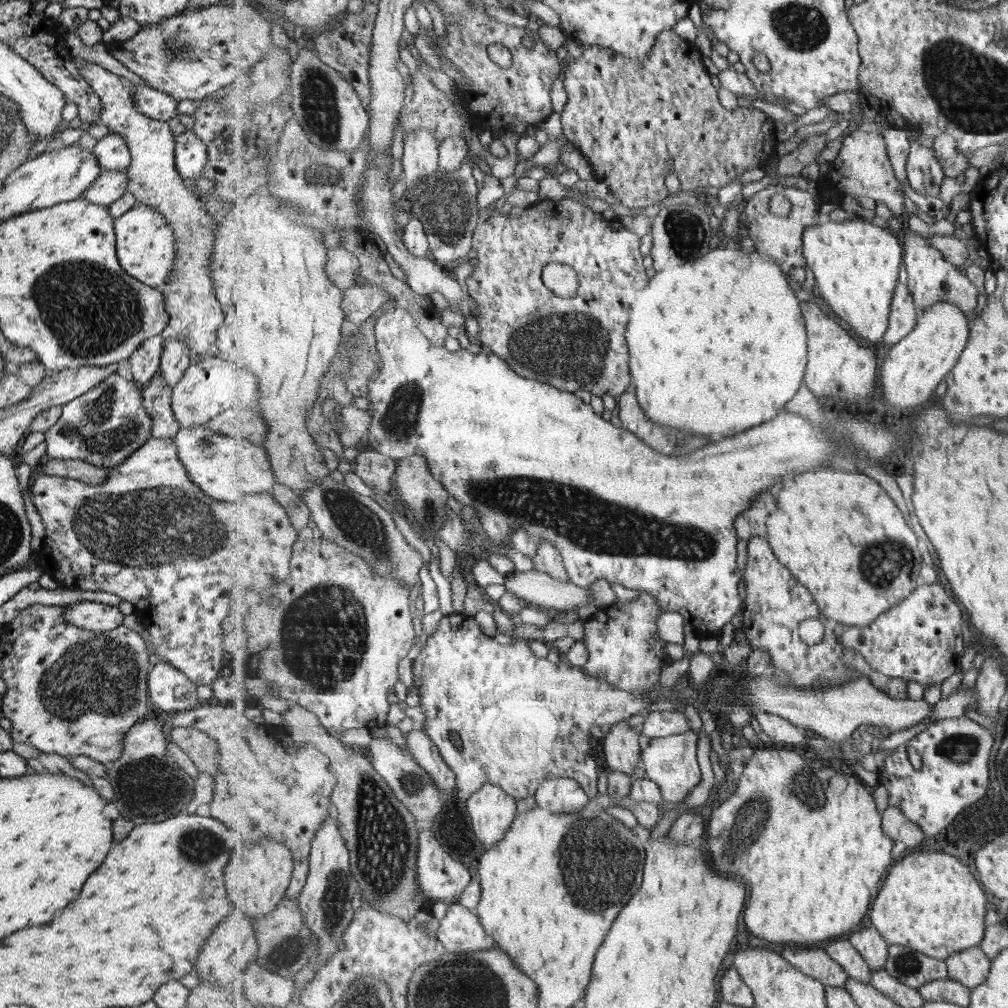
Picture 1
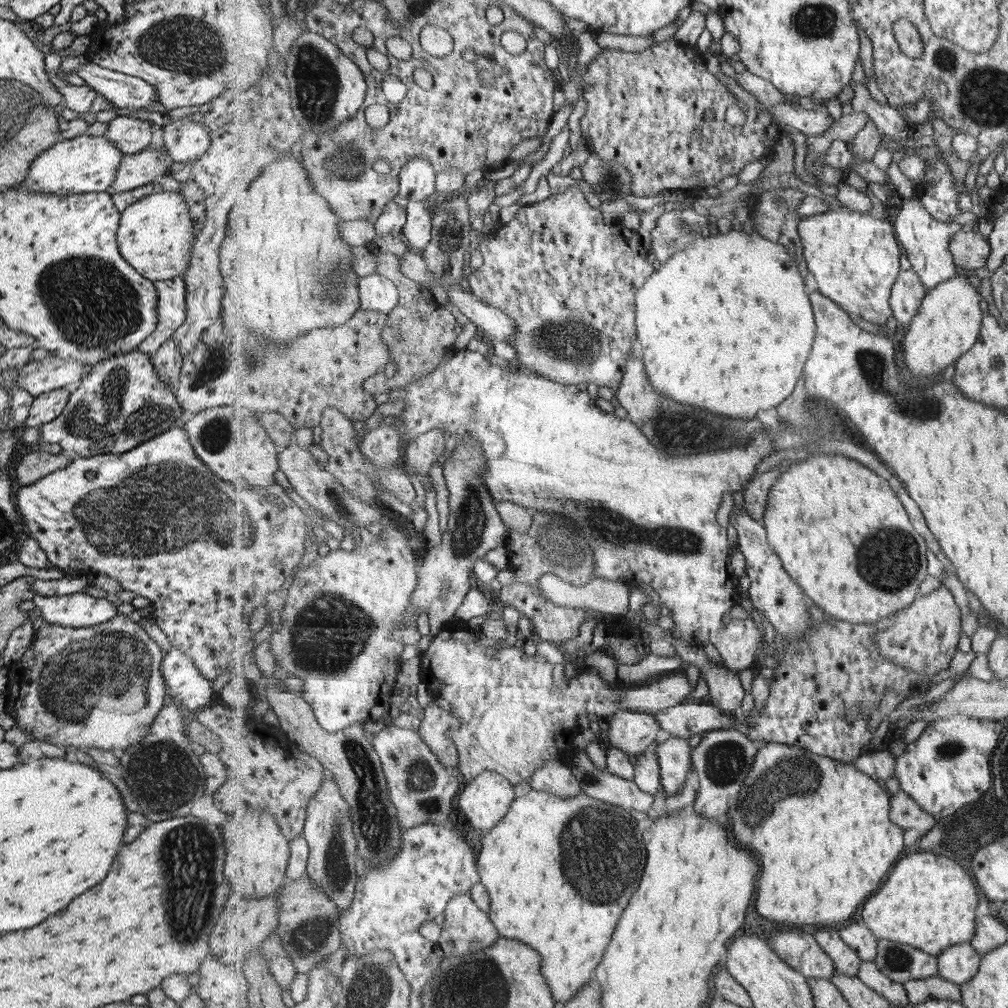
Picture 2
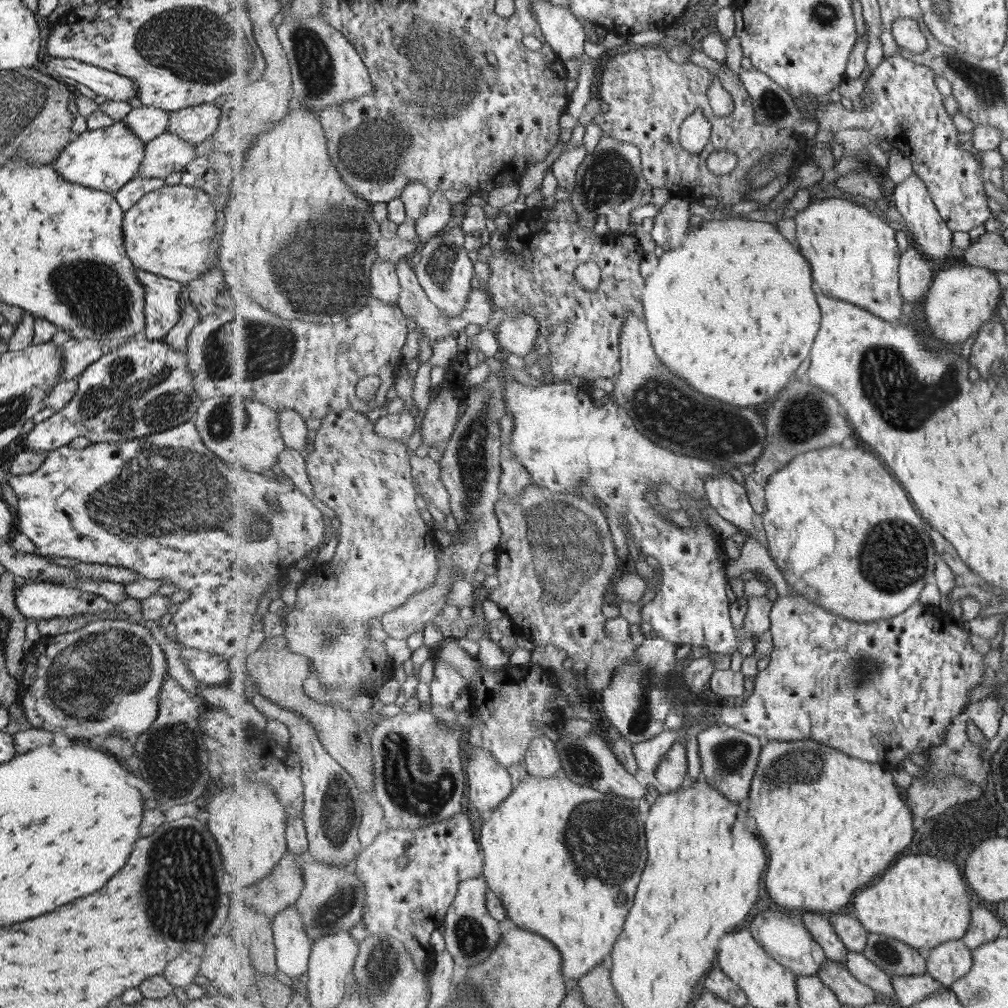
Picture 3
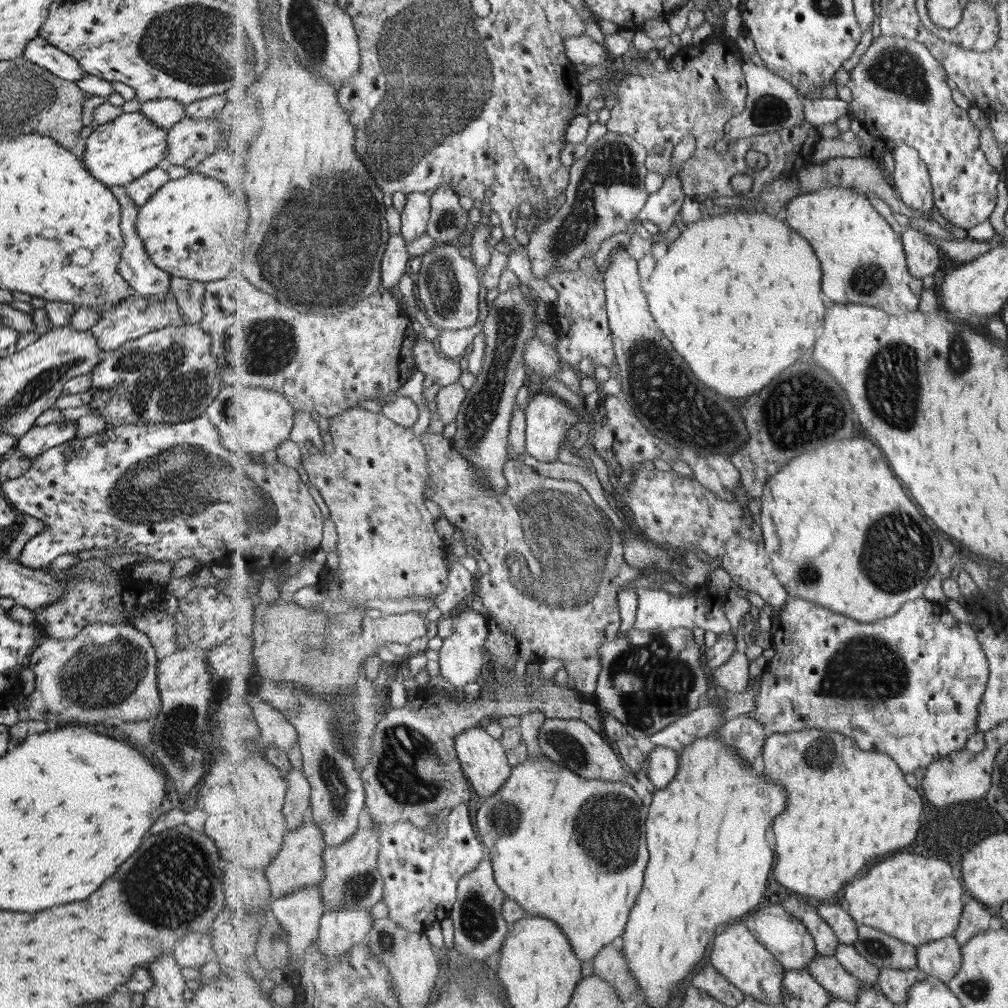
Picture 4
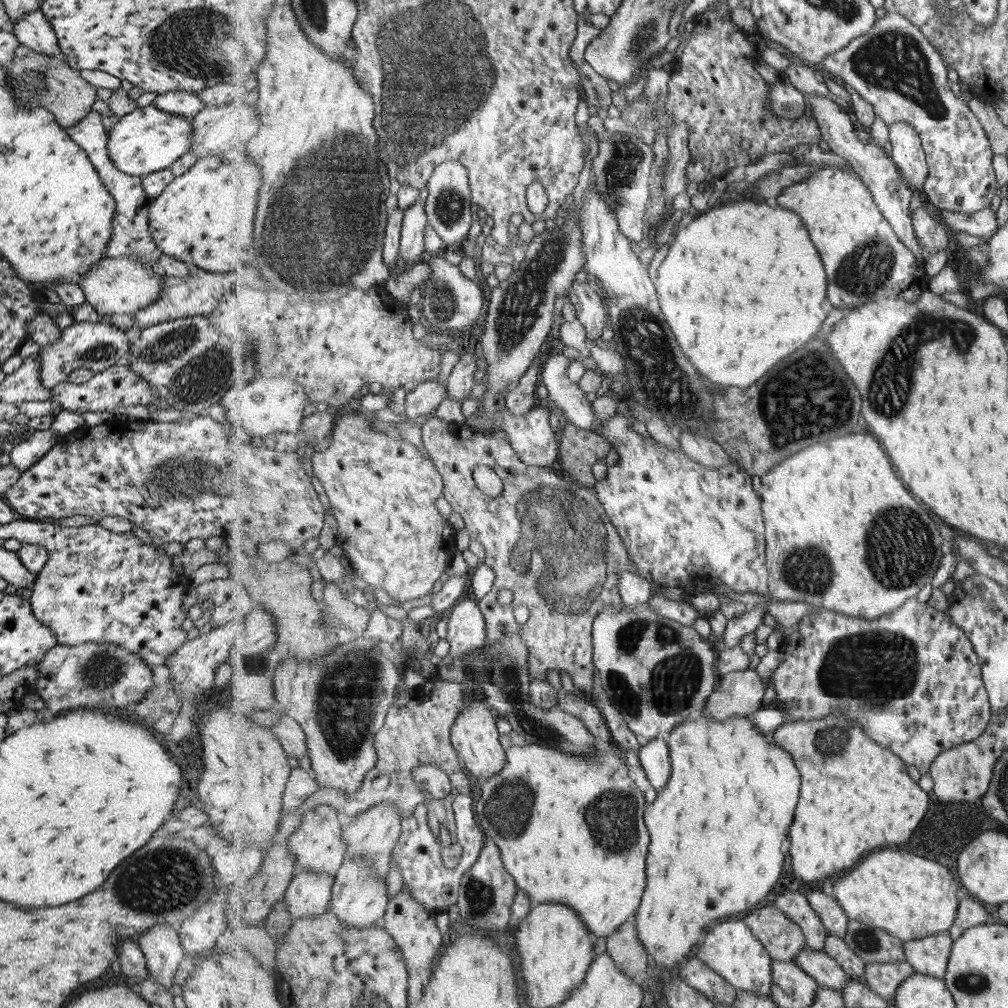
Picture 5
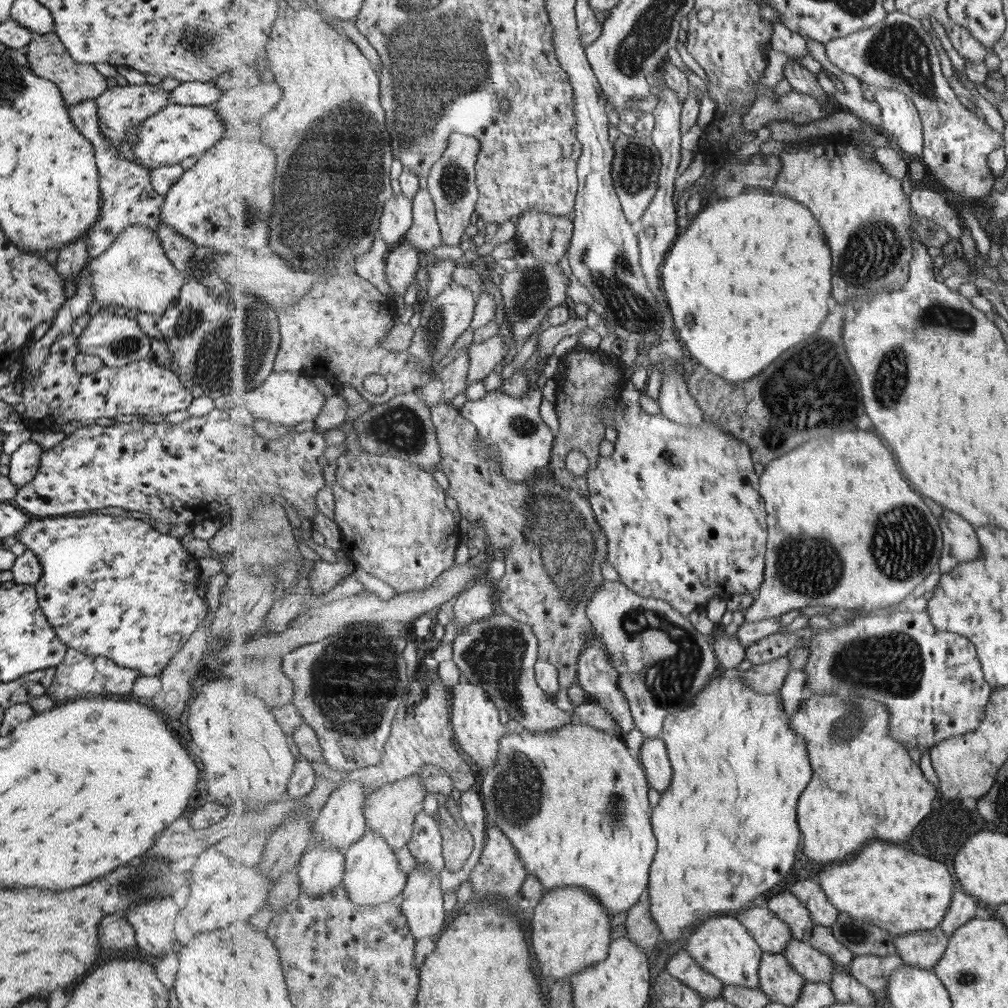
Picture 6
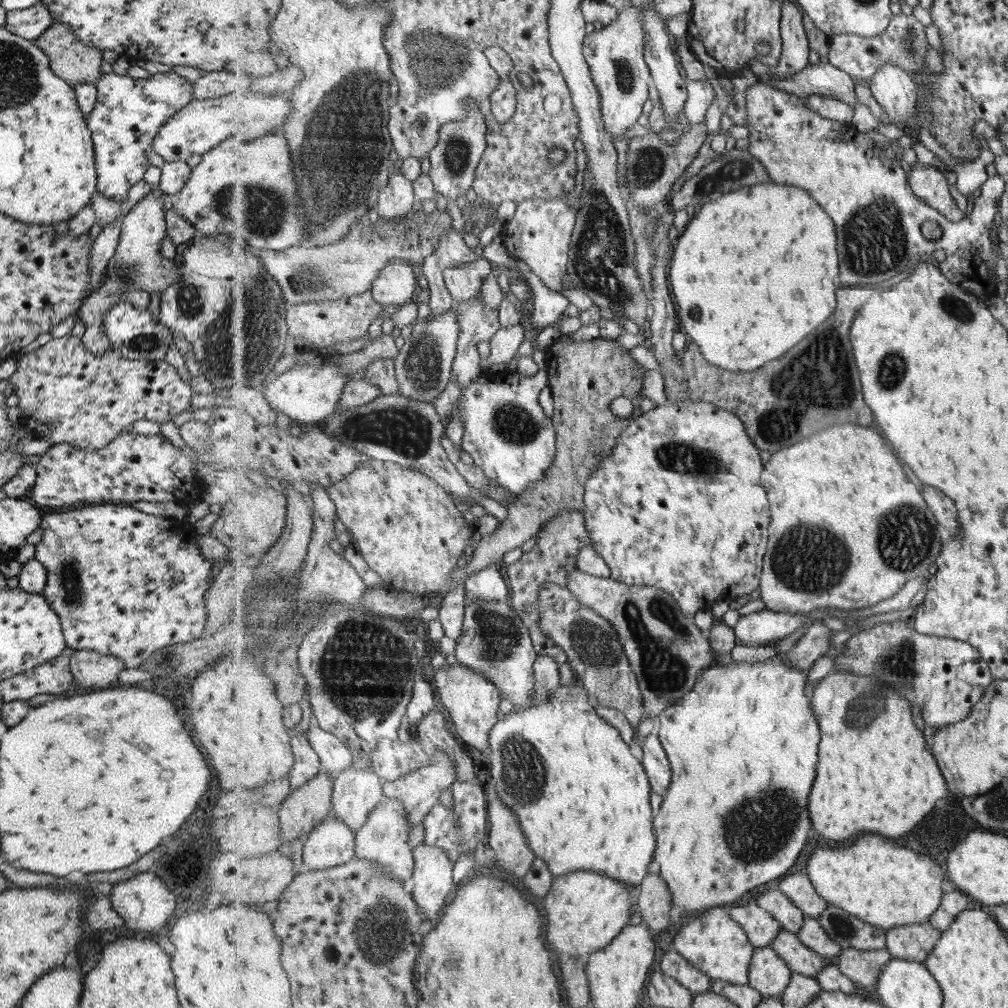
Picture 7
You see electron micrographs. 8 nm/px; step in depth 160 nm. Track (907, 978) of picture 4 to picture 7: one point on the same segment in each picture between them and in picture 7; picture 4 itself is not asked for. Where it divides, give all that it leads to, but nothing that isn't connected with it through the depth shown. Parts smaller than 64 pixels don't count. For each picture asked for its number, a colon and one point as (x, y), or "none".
5: (885, 978)
6: (874, 971)
7: (864, 967)

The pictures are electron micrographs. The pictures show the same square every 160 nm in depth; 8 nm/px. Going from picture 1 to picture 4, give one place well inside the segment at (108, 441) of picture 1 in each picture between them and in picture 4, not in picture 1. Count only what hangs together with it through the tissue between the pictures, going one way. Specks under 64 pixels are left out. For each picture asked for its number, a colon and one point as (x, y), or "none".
2: (120, 403)
3: (143, 386)
4: (168, 375)

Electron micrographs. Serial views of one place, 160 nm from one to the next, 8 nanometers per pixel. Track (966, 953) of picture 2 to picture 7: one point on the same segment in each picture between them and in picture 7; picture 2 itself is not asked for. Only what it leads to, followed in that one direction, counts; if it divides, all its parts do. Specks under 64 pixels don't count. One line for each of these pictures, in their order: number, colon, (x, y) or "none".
3: (952, 960)
4: (942, 959)
5: (931, 955)
6: (925, 948)
7: (915, 942)

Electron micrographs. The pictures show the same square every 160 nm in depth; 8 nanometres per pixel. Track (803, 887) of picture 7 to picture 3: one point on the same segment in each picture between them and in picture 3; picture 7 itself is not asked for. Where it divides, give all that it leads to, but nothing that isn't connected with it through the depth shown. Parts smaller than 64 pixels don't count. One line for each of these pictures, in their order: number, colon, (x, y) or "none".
3: (848, 927)
4: (845, 926)
5: (831, 912)
6: (811, 894)

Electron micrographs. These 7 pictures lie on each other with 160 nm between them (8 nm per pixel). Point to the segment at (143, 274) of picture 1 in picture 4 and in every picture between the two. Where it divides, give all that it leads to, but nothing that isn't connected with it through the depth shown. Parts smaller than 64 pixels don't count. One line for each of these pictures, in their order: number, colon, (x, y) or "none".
2: (154, 235)
3: (172, 232)
4: (187, 226)

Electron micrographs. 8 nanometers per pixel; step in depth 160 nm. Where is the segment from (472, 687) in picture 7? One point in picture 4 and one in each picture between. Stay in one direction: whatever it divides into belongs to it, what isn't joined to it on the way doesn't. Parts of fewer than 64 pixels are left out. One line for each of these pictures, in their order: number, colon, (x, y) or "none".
4: (484, 759)
5: (475, 735)
6: (476, 721)

